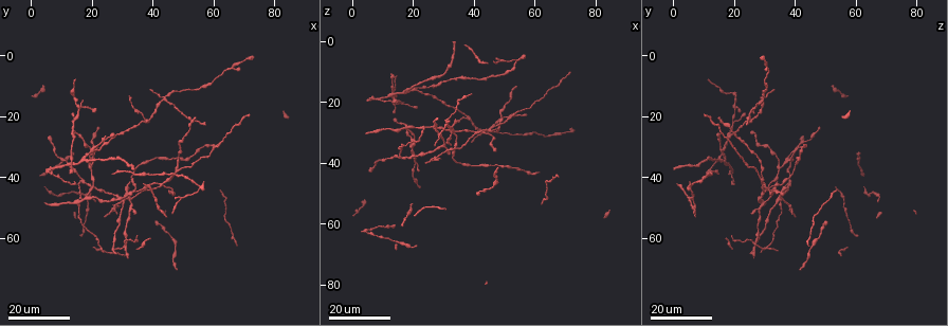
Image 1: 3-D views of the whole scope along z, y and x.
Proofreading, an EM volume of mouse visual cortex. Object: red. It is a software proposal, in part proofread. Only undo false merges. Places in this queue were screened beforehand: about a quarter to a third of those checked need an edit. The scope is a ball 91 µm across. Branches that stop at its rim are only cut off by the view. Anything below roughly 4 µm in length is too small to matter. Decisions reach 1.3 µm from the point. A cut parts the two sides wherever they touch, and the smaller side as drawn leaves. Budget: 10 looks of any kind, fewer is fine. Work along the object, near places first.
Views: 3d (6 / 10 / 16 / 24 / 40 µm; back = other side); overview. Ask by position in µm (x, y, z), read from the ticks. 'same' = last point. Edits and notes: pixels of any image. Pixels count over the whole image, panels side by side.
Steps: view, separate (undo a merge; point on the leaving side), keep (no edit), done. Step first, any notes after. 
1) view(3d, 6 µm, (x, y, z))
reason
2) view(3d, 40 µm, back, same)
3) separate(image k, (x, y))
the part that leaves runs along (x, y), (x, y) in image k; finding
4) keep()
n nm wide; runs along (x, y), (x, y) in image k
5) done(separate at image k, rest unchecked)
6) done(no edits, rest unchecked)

view(3d, 16 µm, (21, 30, 40))

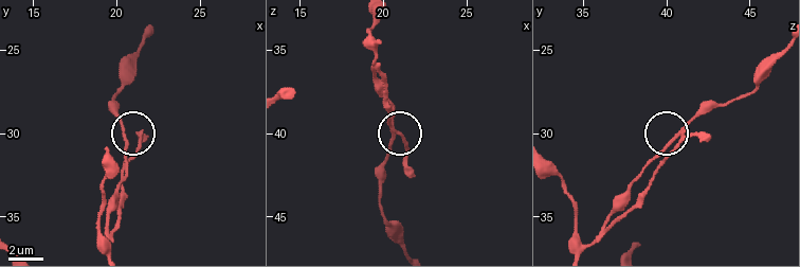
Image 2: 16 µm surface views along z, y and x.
view(3d, 10 µm, (20.5, 31.1, 39.9))

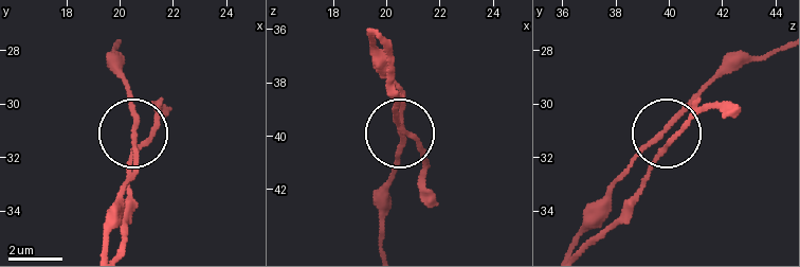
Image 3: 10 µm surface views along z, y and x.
keep()
180 nm wide; runs along (568, 249), (596, 201), (657, 140), (723, 101) in image 3; one neuron here

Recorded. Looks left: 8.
view(3d, 24 µm, (20, 36, 35))
two arms at a narrow angle

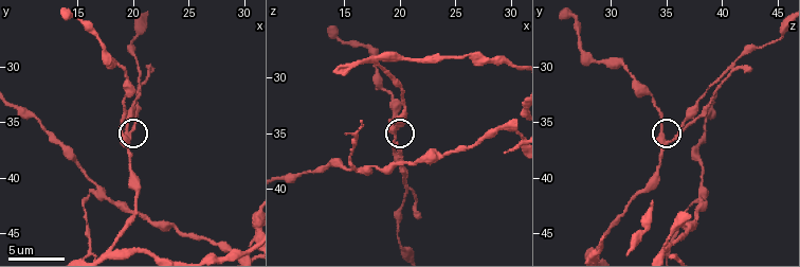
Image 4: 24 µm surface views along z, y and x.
view(3d, 6 µm, (19.6, 36.8, 35.0))
zoom in

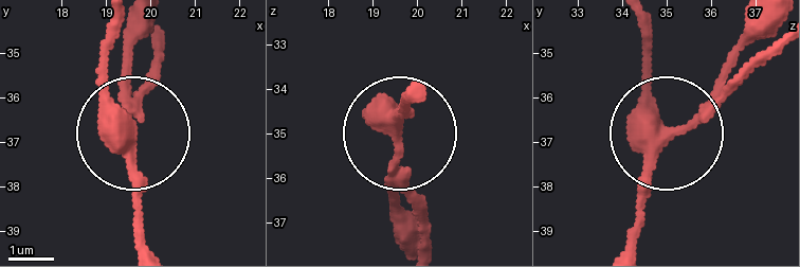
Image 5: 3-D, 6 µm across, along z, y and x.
keep()
320 nm wide; runs along (625, 244), (656, 130), (652, 32) in image 5; continuous, no second neuron

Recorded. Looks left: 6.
view(3d, 10 µm, (16.8, 41.0, 38.0))

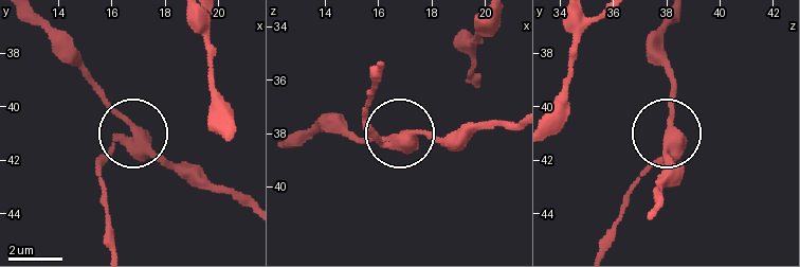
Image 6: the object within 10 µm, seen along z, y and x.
view(3d, 6 µm, (16.9, 40.9, 38.2))
zoom in

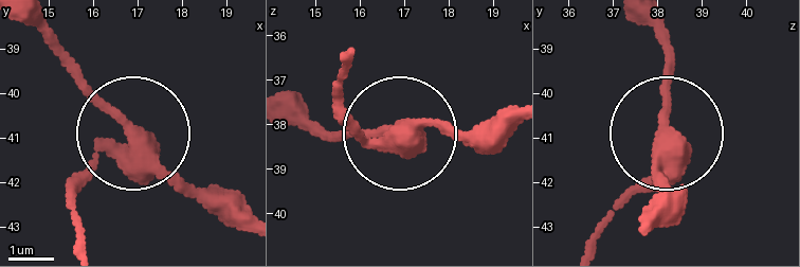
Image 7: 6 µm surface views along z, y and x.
separate(image 7, (73, 195))
the part that leaves runs along (93, 145), (70, 198), (82, 244) in image 7; two neurons meet here

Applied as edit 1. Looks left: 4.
view(overview)

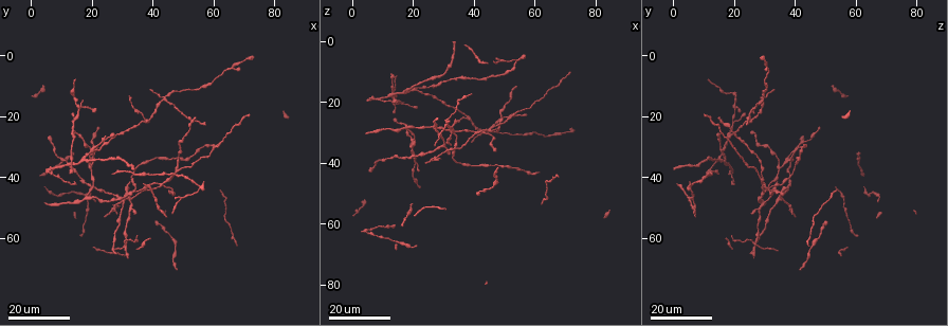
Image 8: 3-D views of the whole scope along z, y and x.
view(3d, 16 µm, (18, 47, 28))

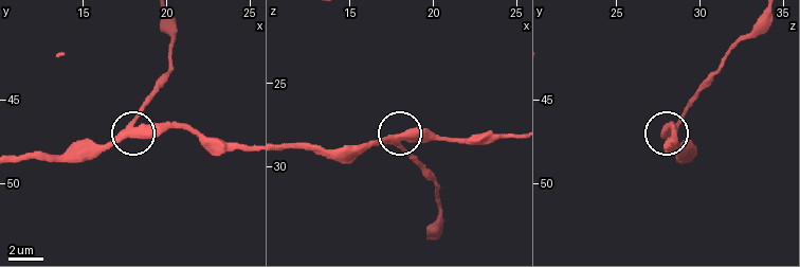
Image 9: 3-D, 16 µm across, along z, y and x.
view(3d, 6 µm, (17.8, 46.3, 28.8))

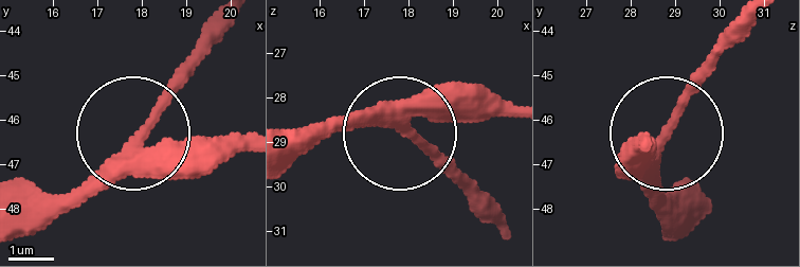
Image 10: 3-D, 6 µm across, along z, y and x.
keep()
runs along (513, 110), (433, 110), (399, 125), (312, 122) in image 10; continuous, no second neuron

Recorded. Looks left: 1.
done(separate at image 7, rest unchecked)

